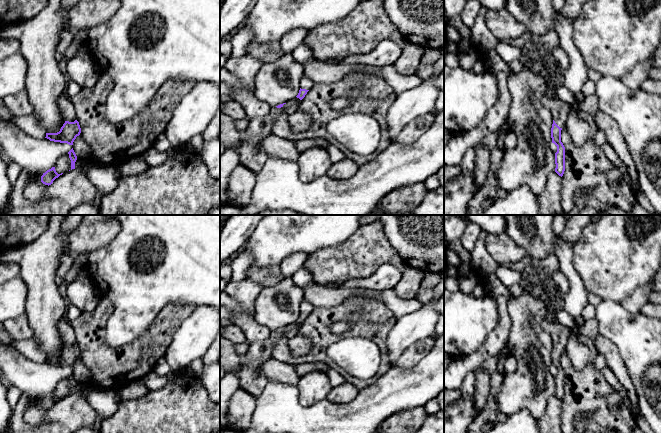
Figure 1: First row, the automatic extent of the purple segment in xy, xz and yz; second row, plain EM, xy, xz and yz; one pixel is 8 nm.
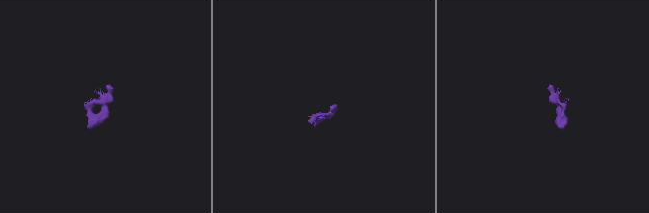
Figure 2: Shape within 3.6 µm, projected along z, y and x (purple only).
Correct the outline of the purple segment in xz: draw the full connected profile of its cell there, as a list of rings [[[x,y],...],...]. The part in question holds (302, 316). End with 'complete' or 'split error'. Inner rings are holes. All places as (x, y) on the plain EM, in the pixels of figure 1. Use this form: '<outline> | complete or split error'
[[[303,300],[300,305],[299,317],[293,324],[273,331],[266,341],[249,343],[249,350],[243,355],[244,364],[238,374],[241,389],[256,398],[263,392],[268,380],[257,371],[259,365],[272,358],[273,348],[280,336],[285,336],[289,340],[299,333],[301,324],[313,311],[313,308],[312,304]]] | split error

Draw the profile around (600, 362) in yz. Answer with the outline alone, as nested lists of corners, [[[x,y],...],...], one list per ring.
[[[597,354],[595,358],[595,367],[599,371],[607,368],[606,359],[602,354]]]

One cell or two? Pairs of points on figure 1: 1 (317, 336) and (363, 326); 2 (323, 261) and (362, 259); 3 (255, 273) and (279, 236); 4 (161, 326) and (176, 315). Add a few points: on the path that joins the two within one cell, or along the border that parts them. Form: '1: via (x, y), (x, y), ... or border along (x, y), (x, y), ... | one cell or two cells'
1: via (328, 337), (339, 337), (352, 331) | one cell
2: via (333, 261), (352, 259) | one cell
3: border along (253, 265), (258, 267), (278, 266) | two cells
4: via (165, 323), (172, 316) | one cell

